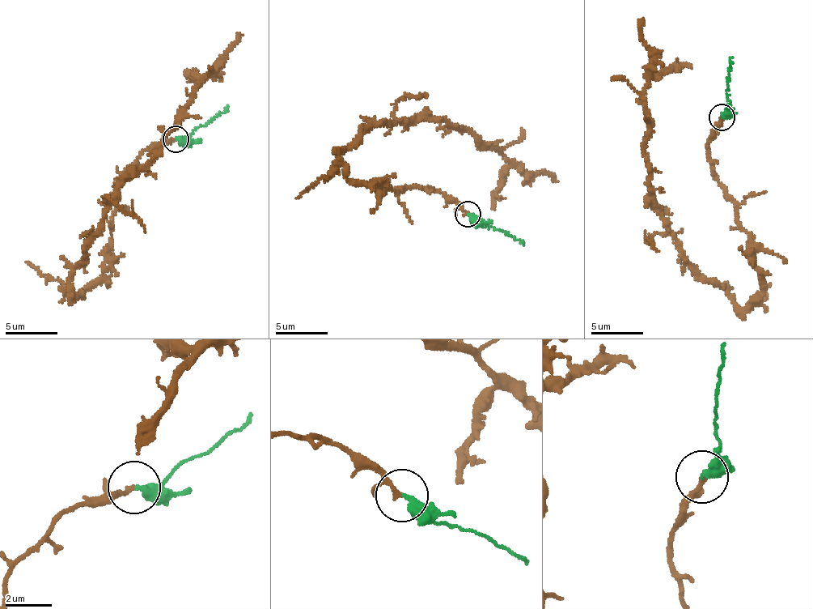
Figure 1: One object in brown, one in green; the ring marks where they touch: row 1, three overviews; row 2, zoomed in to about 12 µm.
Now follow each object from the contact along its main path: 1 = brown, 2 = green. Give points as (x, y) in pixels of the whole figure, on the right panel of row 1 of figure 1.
1: (722, 117), (709, 144), (712, 175), (749, 236), (760, 289), (744, 308), (681, 253), (656, 207), (643, 18)
2: (722, 117), (732, 57)

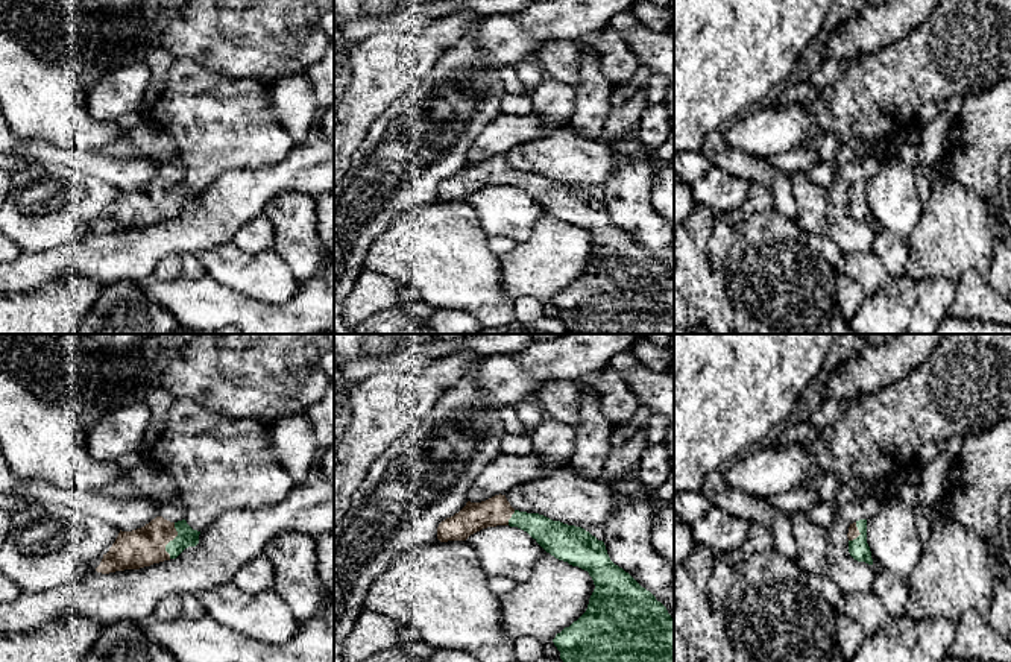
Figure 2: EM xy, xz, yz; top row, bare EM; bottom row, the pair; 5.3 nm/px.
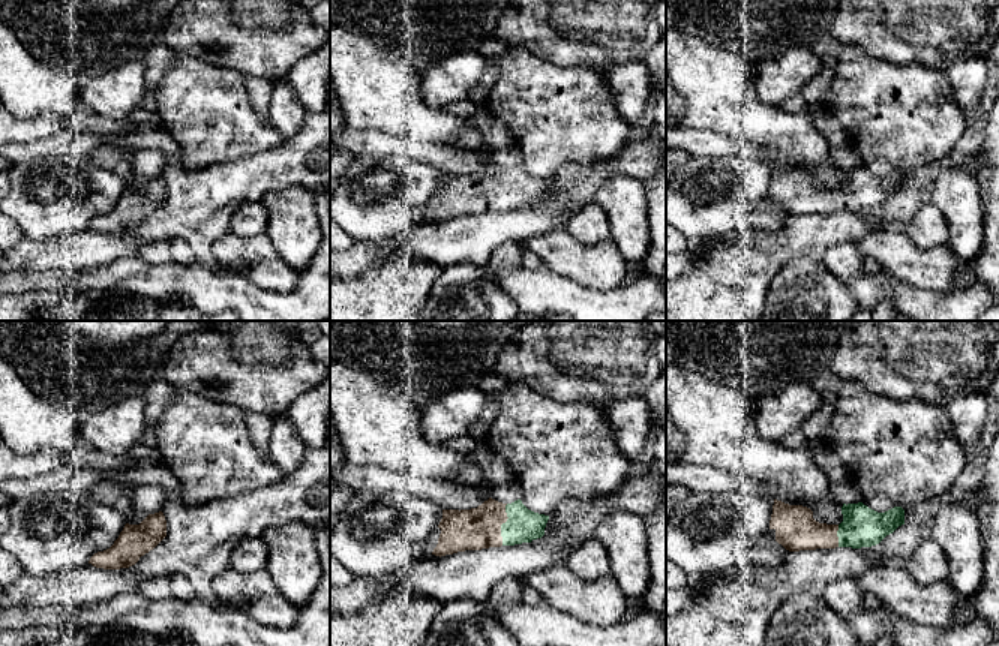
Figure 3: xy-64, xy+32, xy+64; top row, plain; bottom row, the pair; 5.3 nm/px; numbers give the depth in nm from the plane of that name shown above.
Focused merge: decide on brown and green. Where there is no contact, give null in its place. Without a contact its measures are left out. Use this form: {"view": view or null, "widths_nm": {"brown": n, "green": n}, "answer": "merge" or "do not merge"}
{"view": "xy", "widths_nm": {"brown": 200, "green": 100}, "answer": "merge"}

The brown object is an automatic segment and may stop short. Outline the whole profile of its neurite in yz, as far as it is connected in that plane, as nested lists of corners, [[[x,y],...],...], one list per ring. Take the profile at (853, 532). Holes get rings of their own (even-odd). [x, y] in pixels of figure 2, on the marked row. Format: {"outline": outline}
{"outline": [[[859,519],[849,527],[849,553],[858,562],[873,565],[871,551],[867,544],[867,519]]]}

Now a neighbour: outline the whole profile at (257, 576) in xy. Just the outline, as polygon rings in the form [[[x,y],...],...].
[[[261,553],[237,569],[234,583],[249,595],[258,595],[264,591],[273,589],[275,569],[272,562],[264,553]]]

